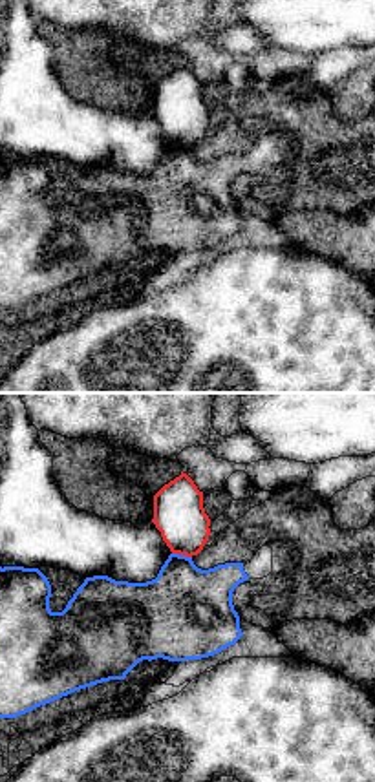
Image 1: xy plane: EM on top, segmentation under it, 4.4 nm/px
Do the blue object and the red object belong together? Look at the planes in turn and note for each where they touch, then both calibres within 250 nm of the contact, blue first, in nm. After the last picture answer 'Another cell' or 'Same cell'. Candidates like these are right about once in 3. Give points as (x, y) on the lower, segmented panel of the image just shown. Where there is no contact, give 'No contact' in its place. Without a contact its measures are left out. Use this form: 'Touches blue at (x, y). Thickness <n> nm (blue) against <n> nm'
Touches blue at (182, 556). Thickness 400 nm (blue) against 220 nm

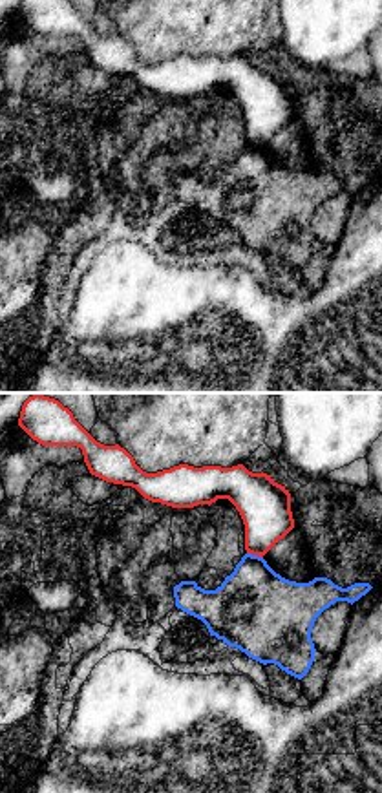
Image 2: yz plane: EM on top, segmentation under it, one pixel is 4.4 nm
Touches blue at (254, 556). Thickness 380 nm (blue) against 220 nm

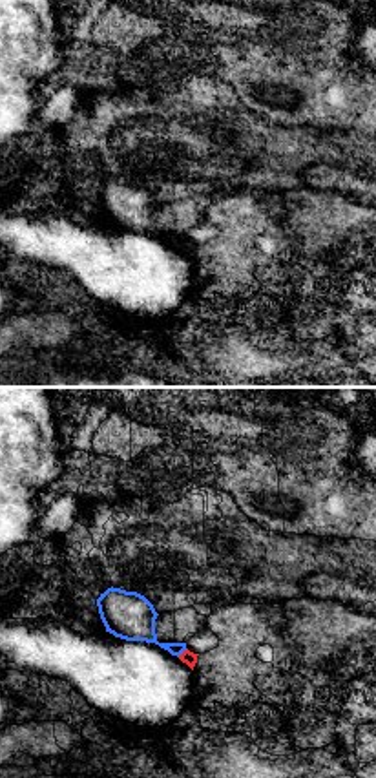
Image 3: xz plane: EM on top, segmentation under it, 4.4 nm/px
Touches blue at (181, 652). Thickness 180 nm (blue) against 60 nm

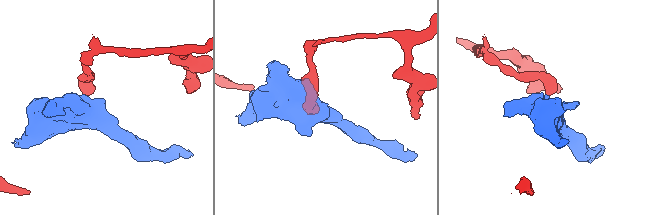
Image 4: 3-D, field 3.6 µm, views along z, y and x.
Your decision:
Another cell

